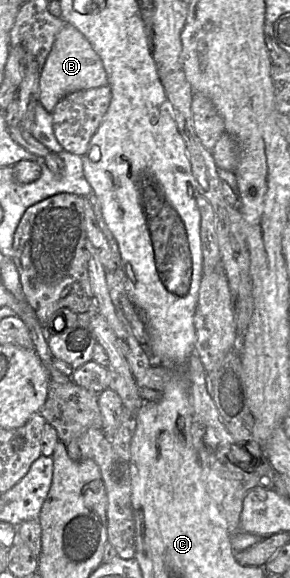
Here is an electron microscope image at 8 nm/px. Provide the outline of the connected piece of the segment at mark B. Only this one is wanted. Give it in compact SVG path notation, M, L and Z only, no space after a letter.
M64 23L41 69L40 103L52 114L57 103L66 95L79 90L89 90L107 85L108 80L103 63L90 42L73 25Z

